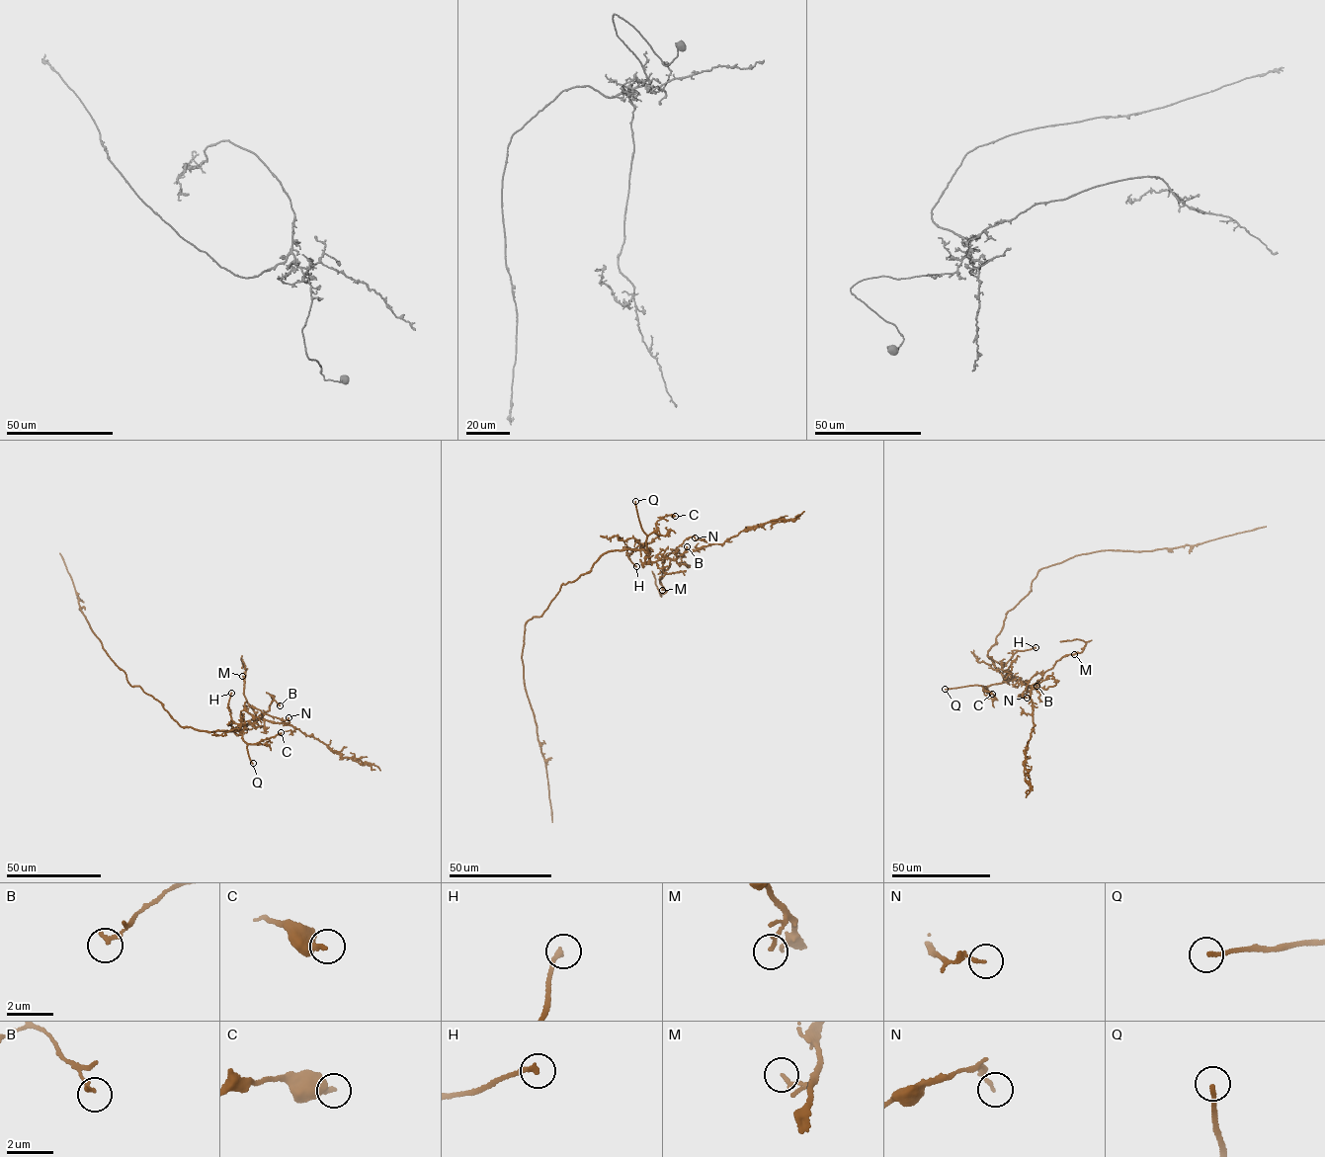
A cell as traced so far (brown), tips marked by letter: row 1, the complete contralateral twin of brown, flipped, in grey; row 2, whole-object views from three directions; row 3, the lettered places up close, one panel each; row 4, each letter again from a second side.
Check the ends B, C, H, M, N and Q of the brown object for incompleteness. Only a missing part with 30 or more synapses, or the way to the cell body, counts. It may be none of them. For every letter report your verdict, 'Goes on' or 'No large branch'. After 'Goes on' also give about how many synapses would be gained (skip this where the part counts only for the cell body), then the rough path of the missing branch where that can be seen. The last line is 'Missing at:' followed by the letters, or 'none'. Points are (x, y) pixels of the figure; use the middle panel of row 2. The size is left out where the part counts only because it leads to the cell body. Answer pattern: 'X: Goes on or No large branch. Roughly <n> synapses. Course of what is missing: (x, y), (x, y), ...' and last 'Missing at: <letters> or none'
B: No large branch
C: No large branch
H: No large branch
M: No large branch
N: No large branch
Q: Goes on
Missing at: Q

